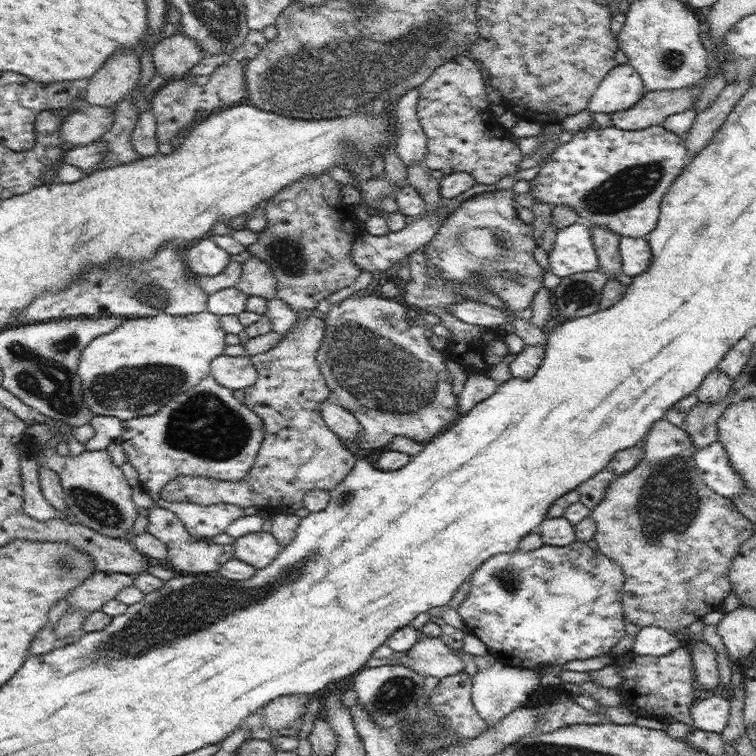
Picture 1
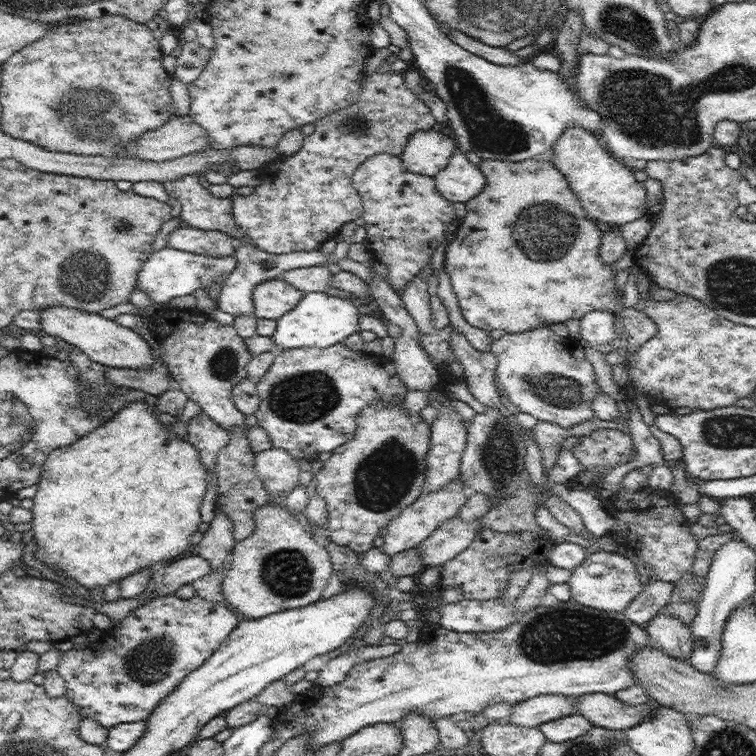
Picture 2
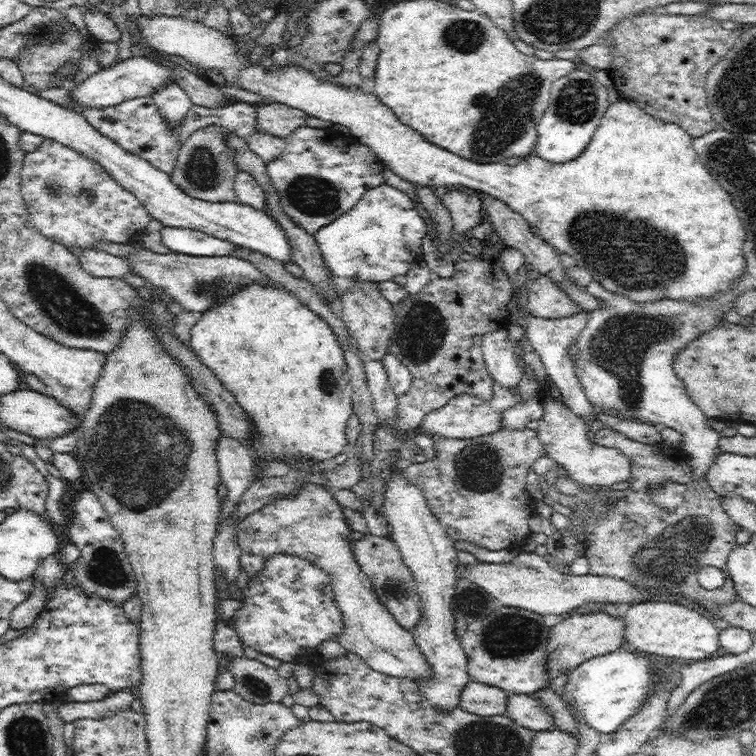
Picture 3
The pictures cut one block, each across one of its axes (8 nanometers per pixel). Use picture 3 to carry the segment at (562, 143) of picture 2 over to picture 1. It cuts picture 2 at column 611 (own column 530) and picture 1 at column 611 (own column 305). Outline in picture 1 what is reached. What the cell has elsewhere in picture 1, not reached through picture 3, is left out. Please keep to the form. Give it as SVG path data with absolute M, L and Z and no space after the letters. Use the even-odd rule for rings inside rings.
M630 63L616 65L594 91L588 109L608 115L622 112L634 106L645 91L640 74Z

